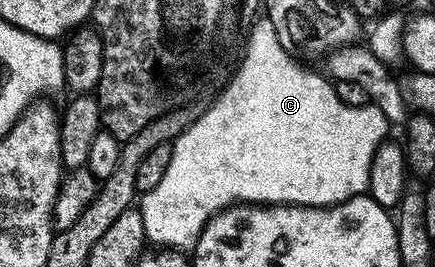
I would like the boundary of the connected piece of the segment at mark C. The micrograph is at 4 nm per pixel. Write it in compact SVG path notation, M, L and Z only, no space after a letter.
M257 19L250 25L253 26L249 29L249 42L245 45L241 66L234 71L233 78L225 85L225 90L214 99L213 106L210 109L206 108L196 123L187 127L187 131L183 131L178 135L176 141L172 142L171 164L168 165L167 171L163 174L163 179L159 179L159 184L140 198L139 212L143 219L145 239L150 246L164 247L174 251L192 250L193 246L197 244L205 224L222 209L227 209L238 203L250 205L338 205L340 201L362 196L369 188L371 159L375 155L376 149L386 140L387 134L385 132L390 132L391 129L383 111L379 111L379 107L375 107L372 103L359 107L347 107L343 103L343 99L339 99L336 84L328 76L322 75L320 77L319 74L304 69L300 65L302 62L295 59L294 54L286 51L283 43L279 43L279 35L275 35L275 23L271 23L267 19Z

